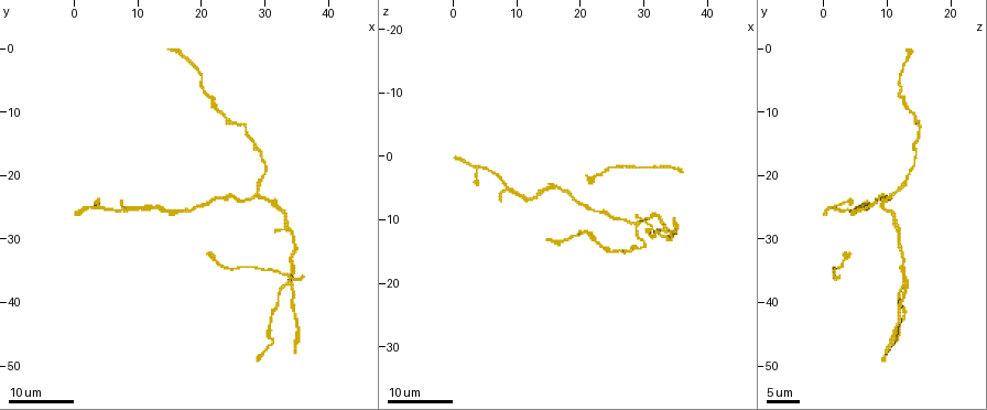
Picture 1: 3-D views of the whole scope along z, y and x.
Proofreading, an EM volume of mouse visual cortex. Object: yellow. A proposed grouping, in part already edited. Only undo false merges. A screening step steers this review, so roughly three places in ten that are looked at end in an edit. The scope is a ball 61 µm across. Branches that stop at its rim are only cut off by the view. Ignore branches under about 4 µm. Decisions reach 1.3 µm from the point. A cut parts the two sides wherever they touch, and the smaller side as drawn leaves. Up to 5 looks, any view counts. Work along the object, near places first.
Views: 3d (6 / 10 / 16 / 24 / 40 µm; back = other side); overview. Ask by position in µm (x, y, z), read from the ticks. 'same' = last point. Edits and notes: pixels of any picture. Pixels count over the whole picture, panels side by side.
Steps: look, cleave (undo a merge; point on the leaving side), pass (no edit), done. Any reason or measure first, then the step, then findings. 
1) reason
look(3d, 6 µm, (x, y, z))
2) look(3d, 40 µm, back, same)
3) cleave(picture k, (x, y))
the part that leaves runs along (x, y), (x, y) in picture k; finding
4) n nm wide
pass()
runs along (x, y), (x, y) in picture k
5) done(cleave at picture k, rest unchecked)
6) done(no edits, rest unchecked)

arms part here
look(3d, 16 µm, (28.5, 23.0, 11.0))

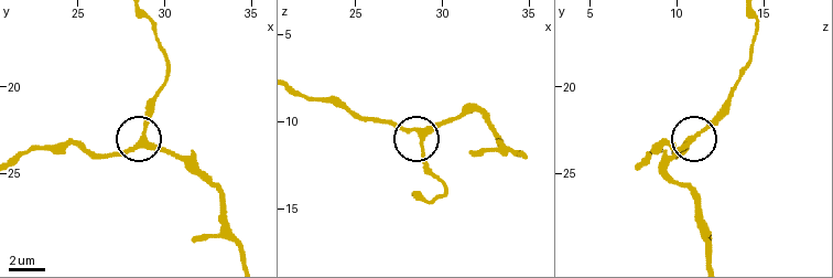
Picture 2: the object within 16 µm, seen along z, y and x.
closer look
look(3d, 6 µm, (29.0, 23.0, 10.9))

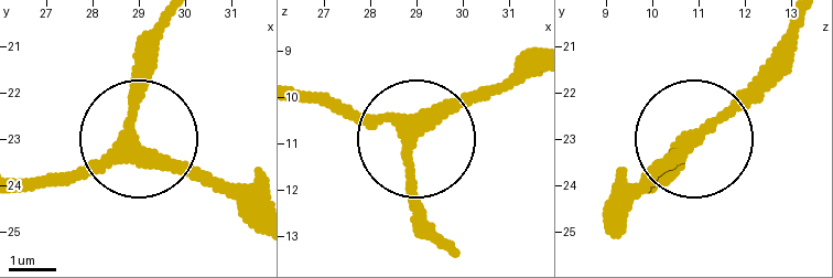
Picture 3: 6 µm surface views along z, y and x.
3 arms
pass()
runs along (62, 178), (129, 147), (141, 43) in picture 3; all the same cell

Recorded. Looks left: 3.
three arms meet
look(3d, 16 µm, (34.0, 37.5, 13.5))

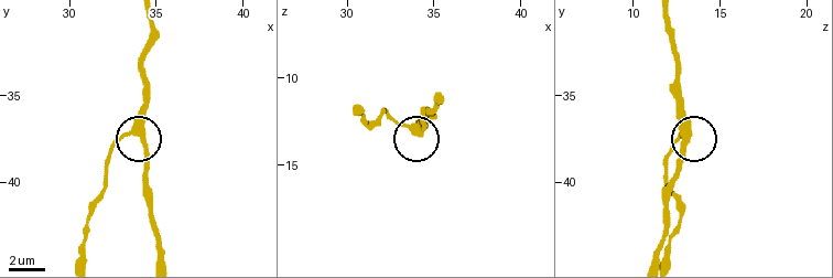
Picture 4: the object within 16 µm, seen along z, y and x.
look(3d, 6 µm, (34.2, 37.2, 13.0))

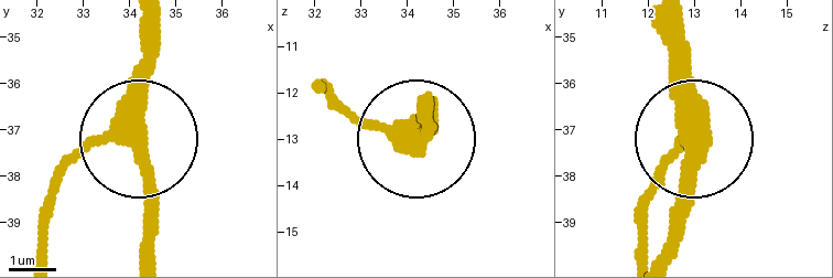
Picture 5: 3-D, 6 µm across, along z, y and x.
3 arms
pass()
runs along (137, 22), (149, 255) in picture 5; one cell here

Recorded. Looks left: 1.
done(no edits, rest unchecked)

